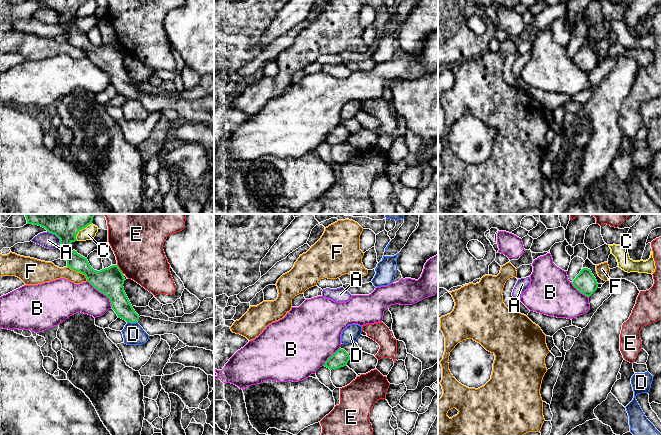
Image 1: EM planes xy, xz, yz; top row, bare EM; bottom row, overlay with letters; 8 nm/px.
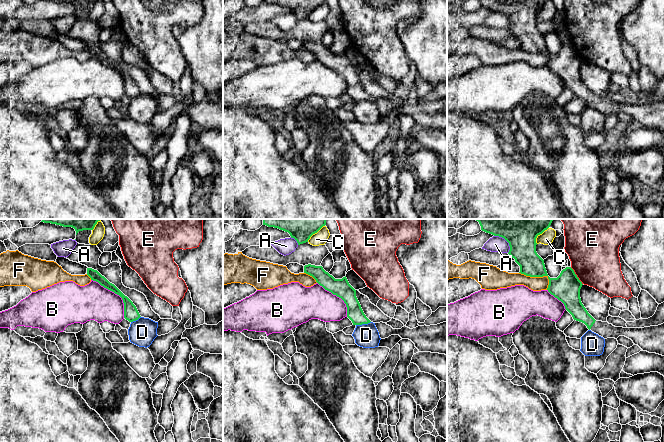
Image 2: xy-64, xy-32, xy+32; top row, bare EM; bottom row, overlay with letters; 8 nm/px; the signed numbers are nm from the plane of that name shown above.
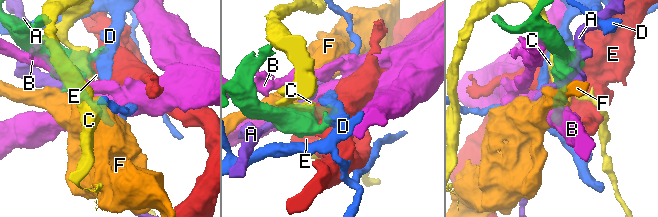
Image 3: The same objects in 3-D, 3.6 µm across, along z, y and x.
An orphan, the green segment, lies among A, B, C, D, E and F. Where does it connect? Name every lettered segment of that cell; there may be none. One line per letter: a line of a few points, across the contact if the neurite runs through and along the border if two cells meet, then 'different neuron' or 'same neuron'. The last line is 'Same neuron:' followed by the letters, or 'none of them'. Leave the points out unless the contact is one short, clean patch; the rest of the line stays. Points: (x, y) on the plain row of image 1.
A: different neuron
B: line xy (87, 56), (109, 75), (112, 83); different neuron
C: different neuron
D: different neuron
E: different neuron
F: different neuron
Same neuron: none of them

